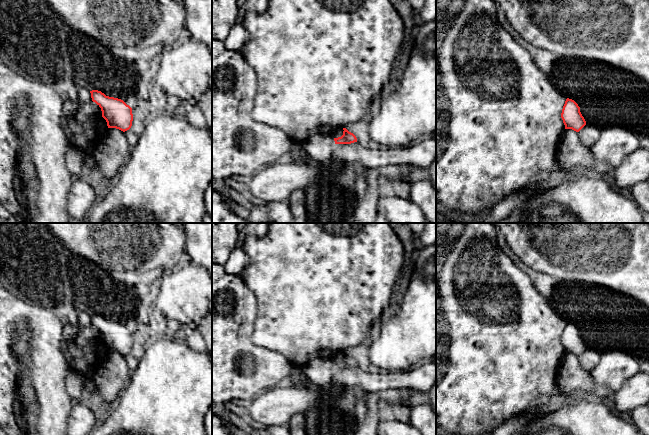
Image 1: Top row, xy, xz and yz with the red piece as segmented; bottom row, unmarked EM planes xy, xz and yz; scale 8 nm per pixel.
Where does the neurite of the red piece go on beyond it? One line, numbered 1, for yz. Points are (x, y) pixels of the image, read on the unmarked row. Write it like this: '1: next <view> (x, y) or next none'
1: next none

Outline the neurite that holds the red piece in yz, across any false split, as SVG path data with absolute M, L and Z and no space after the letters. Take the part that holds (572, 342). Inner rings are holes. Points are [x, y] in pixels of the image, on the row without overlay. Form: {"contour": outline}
{"contour": "M569 322L565 325L561 342L565 353L572 353L579 356L586 349L586 345L580 336L580 331L574 324Z"}

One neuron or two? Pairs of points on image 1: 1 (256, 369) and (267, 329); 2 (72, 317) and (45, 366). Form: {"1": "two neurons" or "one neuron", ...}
{"1": "two neurons", "2": "two neurons"}

